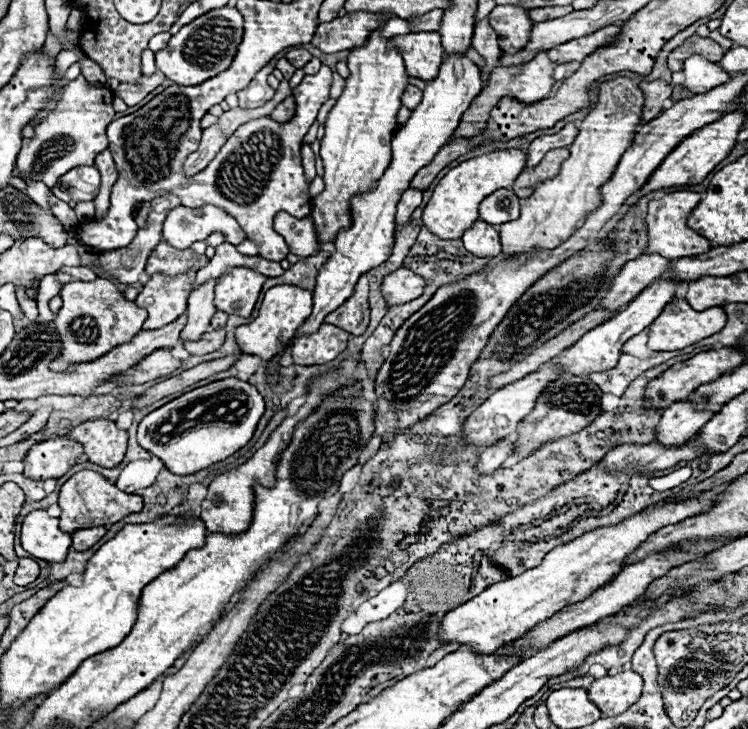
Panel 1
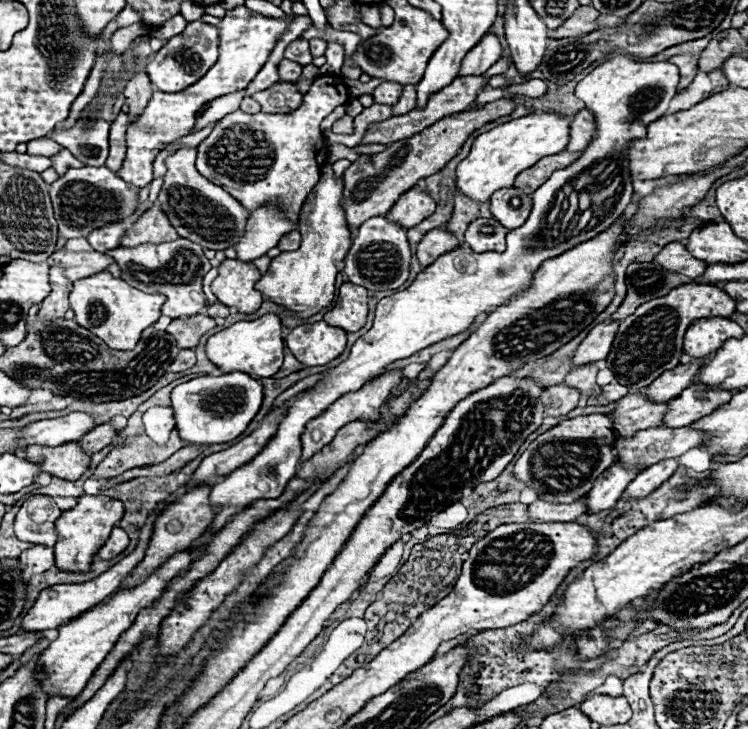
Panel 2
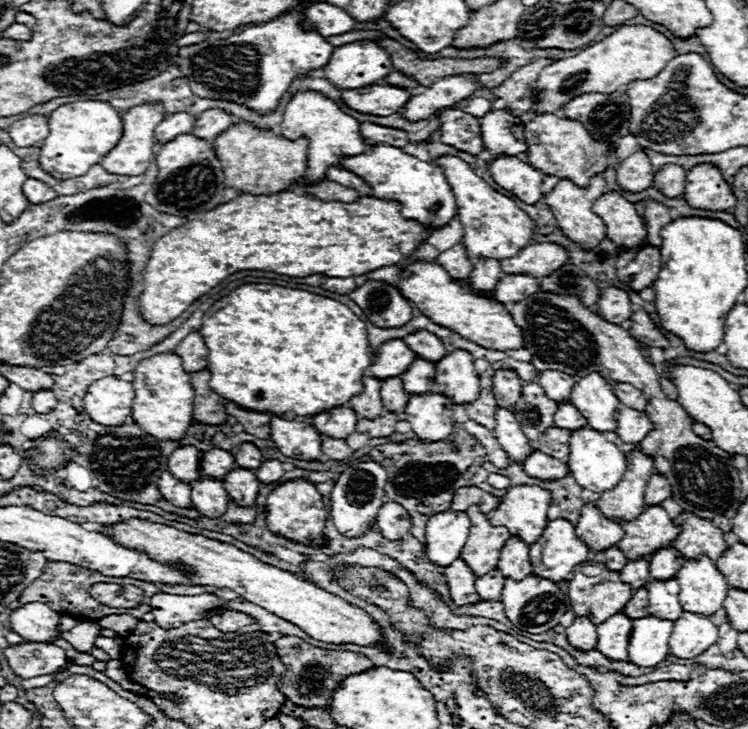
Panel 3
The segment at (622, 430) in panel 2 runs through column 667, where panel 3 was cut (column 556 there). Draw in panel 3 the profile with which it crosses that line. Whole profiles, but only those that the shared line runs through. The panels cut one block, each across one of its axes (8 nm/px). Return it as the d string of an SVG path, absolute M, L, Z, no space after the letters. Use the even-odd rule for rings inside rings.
M524 384L522 398L512 408L516 420L522 424L522 430L530 440L538 440L540 434L554 426L554 412L558 410L558 404L550 400L540 384Z

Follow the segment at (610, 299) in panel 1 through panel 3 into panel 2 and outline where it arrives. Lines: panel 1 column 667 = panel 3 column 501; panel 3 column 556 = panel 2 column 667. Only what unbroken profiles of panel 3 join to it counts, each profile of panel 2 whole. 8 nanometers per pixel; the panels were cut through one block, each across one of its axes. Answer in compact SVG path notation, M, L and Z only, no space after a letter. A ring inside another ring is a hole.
M670 242L662 248L662 252L656 256L656 262L660 262L664 268L670 268L670 272L684 274L688 278L698 278L706 270L706 262L696 260L684 244L680 242Z

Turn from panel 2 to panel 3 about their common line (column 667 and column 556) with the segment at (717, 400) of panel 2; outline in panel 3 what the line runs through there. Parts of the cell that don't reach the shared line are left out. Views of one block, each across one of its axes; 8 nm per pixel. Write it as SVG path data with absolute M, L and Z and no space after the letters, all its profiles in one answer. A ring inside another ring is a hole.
M558 404L558 412L554 416L554 426L566 430L578 430L588 426L586 418L572 404Z

